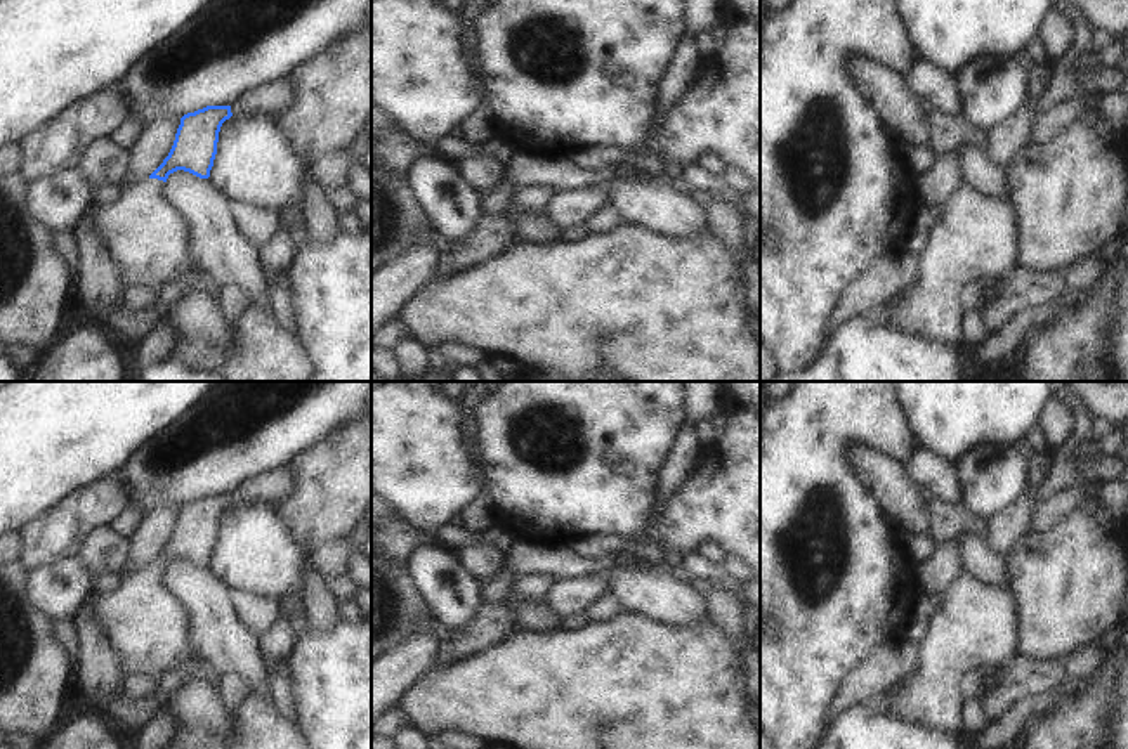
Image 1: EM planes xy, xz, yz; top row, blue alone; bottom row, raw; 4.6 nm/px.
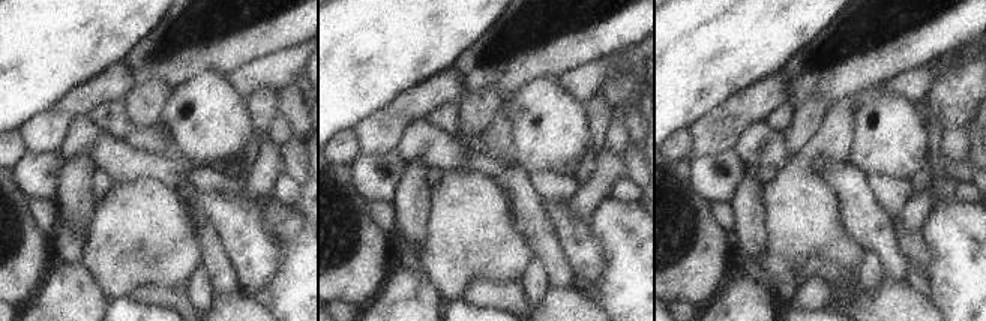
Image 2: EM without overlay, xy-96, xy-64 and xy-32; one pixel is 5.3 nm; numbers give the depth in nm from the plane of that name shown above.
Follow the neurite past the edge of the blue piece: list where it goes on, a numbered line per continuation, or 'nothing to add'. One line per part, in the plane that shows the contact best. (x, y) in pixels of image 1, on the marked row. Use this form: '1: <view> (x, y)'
1: xy (153, 241)

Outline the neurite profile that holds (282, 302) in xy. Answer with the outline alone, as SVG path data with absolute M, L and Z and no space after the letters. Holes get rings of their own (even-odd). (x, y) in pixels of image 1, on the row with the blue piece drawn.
M283 274L271 286L271 305L269 309L276 314L281 324L286 326L288 331L298 333L298 324L293 312L293 296L288 288L288 277Z

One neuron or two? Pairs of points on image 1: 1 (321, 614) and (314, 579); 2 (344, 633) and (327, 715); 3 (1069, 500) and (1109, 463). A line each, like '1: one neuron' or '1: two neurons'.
1: one neuron
2: one neuron
3: two neurons

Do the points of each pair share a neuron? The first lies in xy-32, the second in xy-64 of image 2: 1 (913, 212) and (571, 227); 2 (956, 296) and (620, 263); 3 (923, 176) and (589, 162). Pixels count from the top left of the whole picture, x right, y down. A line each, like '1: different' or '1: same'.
1: different
2: same
3: same

